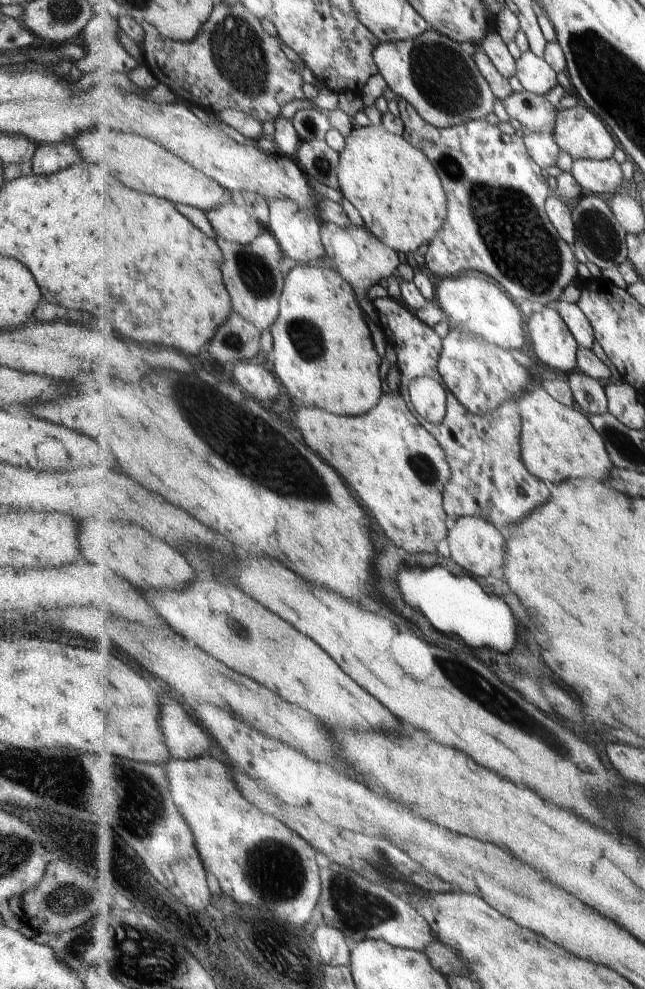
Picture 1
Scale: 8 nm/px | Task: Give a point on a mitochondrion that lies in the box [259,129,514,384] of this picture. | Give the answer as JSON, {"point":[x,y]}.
{"point":[306,338]}

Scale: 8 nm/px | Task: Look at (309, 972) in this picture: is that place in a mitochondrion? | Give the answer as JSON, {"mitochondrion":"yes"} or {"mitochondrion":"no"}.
{"mitochondrion":"yes"}

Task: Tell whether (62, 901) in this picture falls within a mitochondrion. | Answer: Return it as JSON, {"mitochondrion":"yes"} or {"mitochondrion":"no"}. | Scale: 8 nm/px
{"mitochondrion":"yes"}

